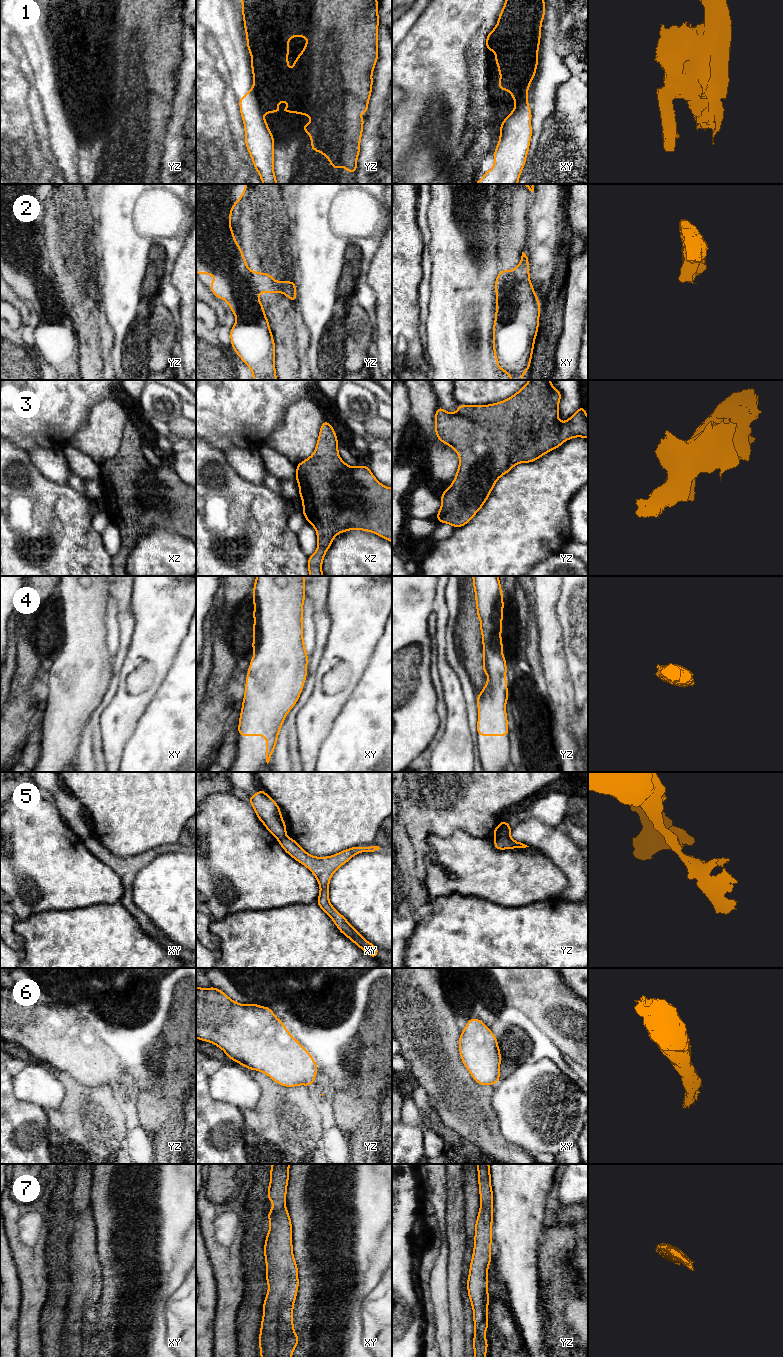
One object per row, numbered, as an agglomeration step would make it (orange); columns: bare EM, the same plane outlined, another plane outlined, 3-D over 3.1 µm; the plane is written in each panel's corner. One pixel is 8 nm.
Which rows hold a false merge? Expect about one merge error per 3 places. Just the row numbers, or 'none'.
1, 2, 5

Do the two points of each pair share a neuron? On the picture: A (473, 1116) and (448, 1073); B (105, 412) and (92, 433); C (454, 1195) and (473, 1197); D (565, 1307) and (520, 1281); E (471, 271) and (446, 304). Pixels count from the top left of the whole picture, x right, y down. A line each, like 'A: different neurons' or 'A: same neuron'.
A: same neuron
B: same neuron
C: different neurons
D: different neurons
E: same neuron

